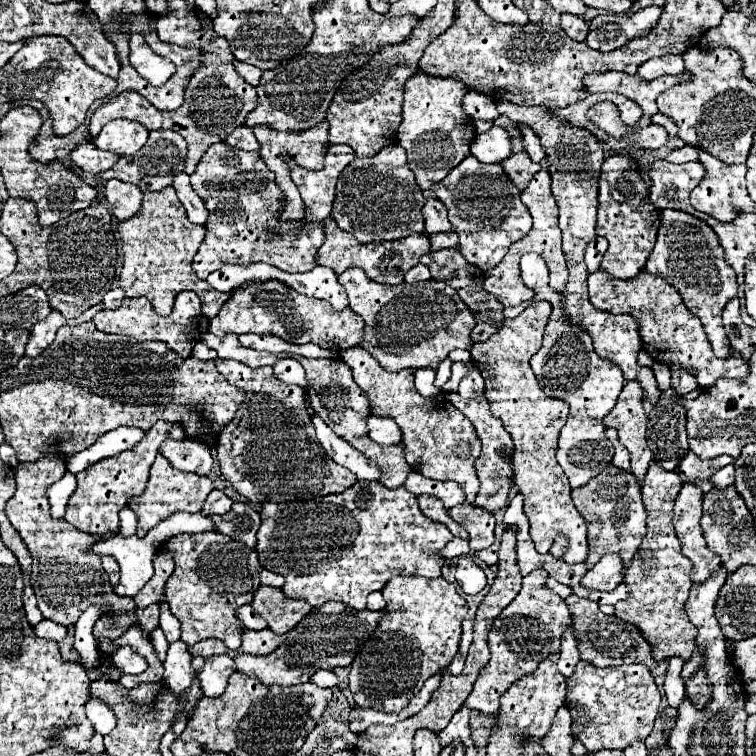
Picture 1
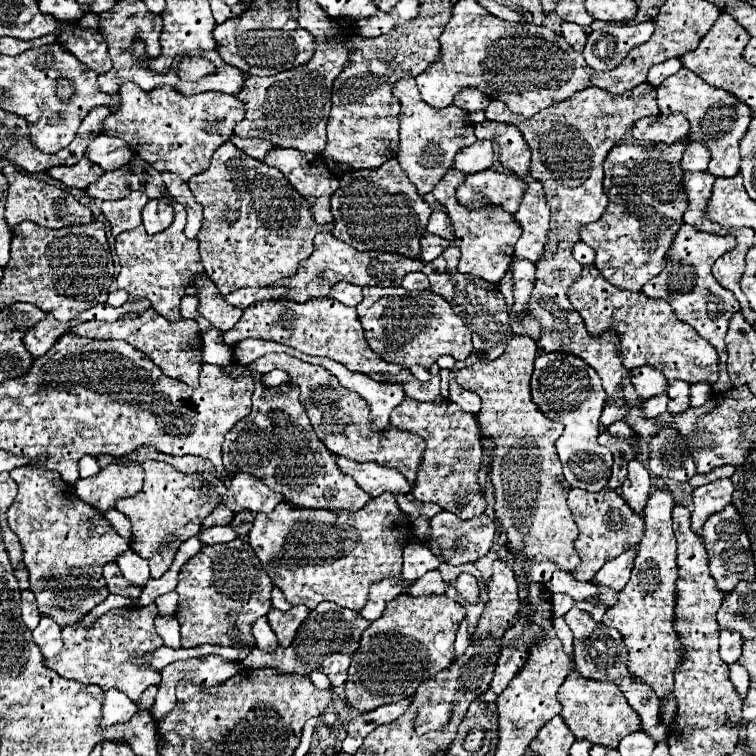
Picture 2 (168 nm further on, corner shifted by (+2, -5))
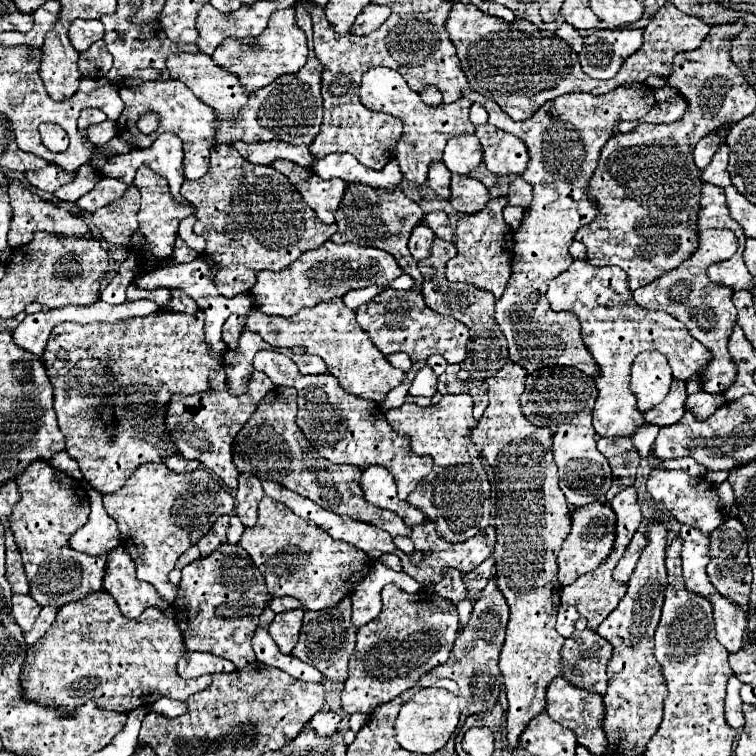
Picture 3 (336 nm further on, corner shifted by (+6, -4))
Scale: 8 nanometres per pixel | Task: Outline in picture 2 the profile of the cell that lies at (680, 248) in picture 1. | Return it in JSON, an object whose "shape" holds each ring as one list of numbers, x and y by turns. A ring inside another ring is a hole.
{"shape":[[683,223,667,251,669,255,667,255,665,269,643,285,643,293,647,297,665,299,673,307,673,311,677,313,677,317,681,321,689,323,705,341,709,341,717,349,717,353,719,353,719,381,713,389,715,393,725,393,725,389,731,387,727,367,725,367,727,351,725,351,723,339,727,333,729,319,733,317,735,311,739,311,739,301,735,299,735,295,729,289,723,289,723,285,717,283,717,279,711,273,711,267,731,247,733,247,733,239,703,233,703,231,697,231,695,227]]}

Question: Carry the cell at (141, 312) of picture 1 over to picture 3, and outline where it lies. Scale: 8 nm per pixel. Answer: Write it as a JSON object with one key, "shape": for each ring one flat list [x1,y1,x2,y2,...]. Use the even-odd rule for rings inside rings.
{"shape":[[199,310,195,316,181,312,153,312,149,316,137,316,113,324,95,322,95,324,73,324,63,322,57,324,49,336,47,348,41,356,51,386,55,390,55,414,59,420,59,428,67,438,67,454,79,462,83,478,101,494,117,492,131,472,145,462,163,462,173,472,193,472,201,464,195,460,185,460,177,446,165,438,161,438,159,424,165,424,167,404,173,394,199,394,207,392,211,370,219,370,223,366,223,356,213,356,205,342,205,318],[103,376,113,376,113,382,101,382],[101,396,109,396,109,406,113,406,113,422,107,430,101,420,99,408,103,406]]}

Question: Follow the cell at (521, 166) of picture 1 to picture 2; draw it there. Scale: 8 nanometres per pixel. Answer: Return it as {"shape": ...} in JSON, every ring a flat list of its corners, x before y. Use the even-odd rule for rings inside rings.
{"shape":[[485,169,465,179,465,183,457,189,457,201,465,203,465,207,469,209,493,203,501,205,509,213,517,213,525,191,527,183,523,177,515,173,499,173,493,169]]}

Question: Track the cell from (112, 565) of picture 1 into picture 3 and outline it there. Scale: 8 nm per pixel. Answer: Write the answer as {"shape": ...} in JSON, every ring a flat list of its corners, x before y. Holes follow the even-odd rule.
{"shape":[[115,548,113,552,109,552,103,590,115,598,121,614,127,618,137,618,151,606,159,610,173,608,173,604,165,602,151,584,137,580,135,564,125,548]]}

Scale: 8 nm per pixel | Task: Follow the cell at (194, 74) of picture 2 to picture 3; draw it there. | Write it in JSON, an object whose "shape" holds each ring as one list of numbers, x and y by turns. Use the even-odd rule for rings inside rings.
{"shape":[[299,2,297,6,297,24,299,28,305,32,307,36,307,44,309,44,309,60,307,64,295,72,295,74,287,74,287,76,281,76,277,78,273,84,261,88,259,92,255,92,253,96,245,96,245,90,241,88,239,80,225,72,223,68,217,68,211,60,209,54,203,54,203,52,197,52,197,54,183,54,183,52,177,52,177,54,171,54,169,60,167,60,167,70,171,74,173,80,179,80,183,82,187,88,191,88,191,92,201,100,205,102,207,106,211,106,217,114,217,128,215,128,215,144,233,144,237,140,241,142,263,142,263,140,283,140,283,142,289,142,289,144,311,144,313,138,317,136,319,132,319,126,321,126,321,118,323,118,323,98,321,98,321,64,311,48,311,16,309,16,309,4,307,2]]}

